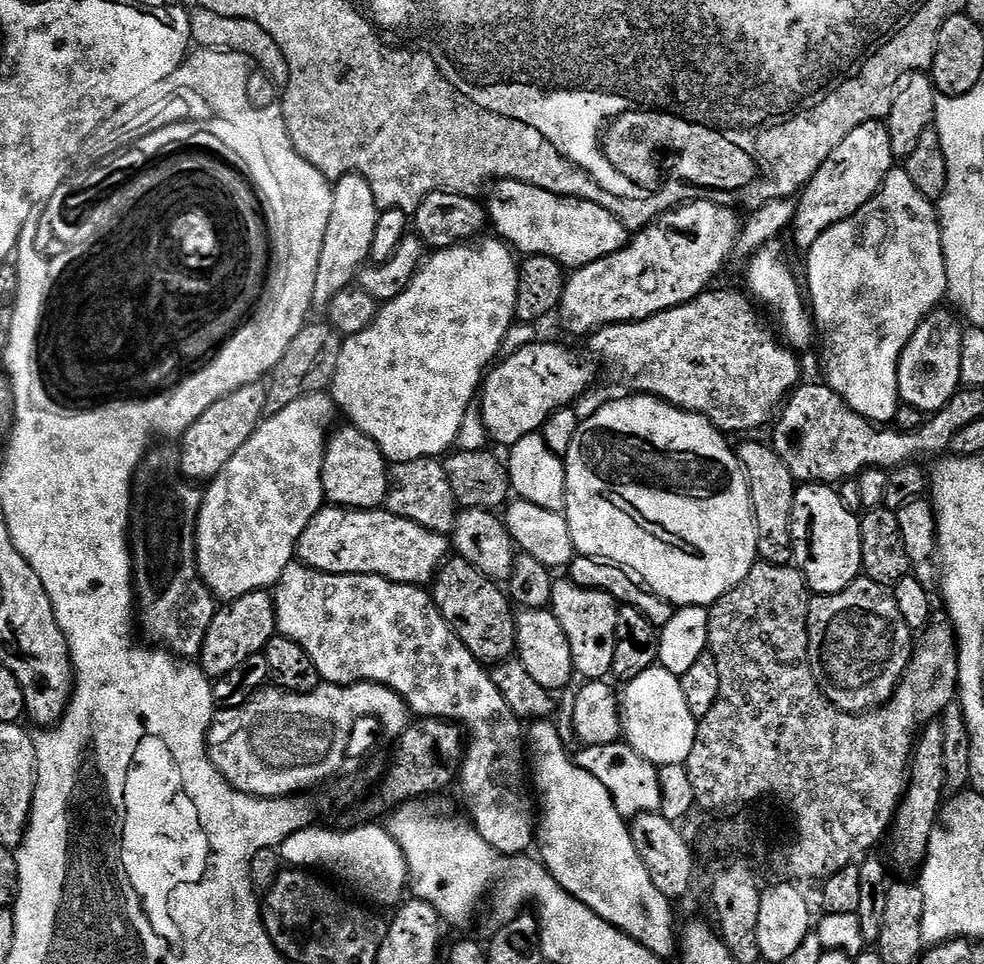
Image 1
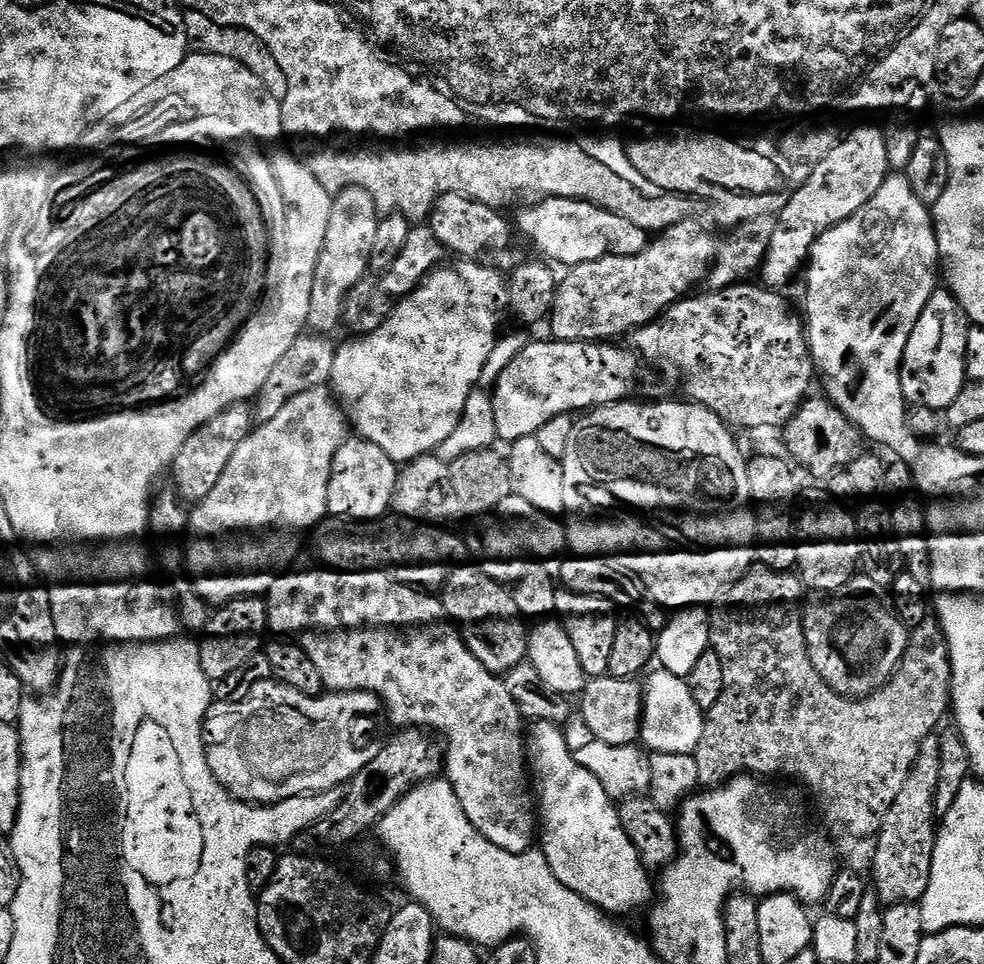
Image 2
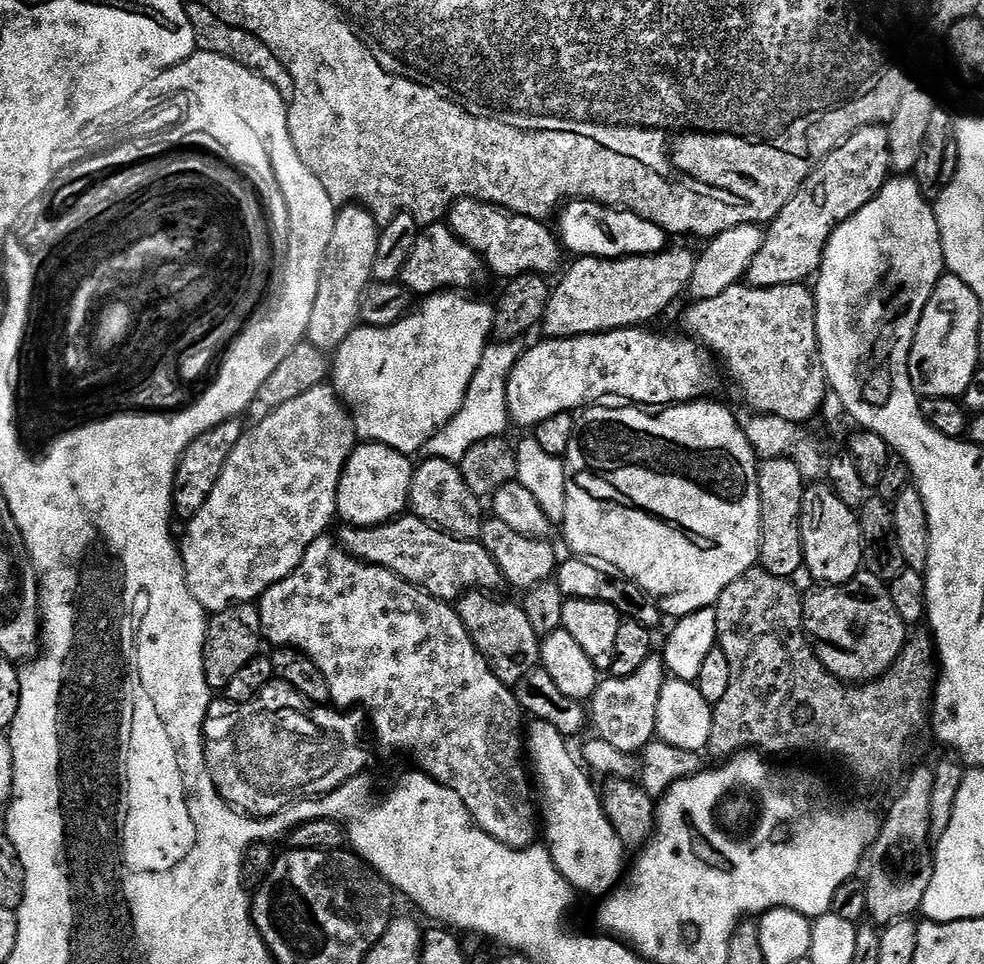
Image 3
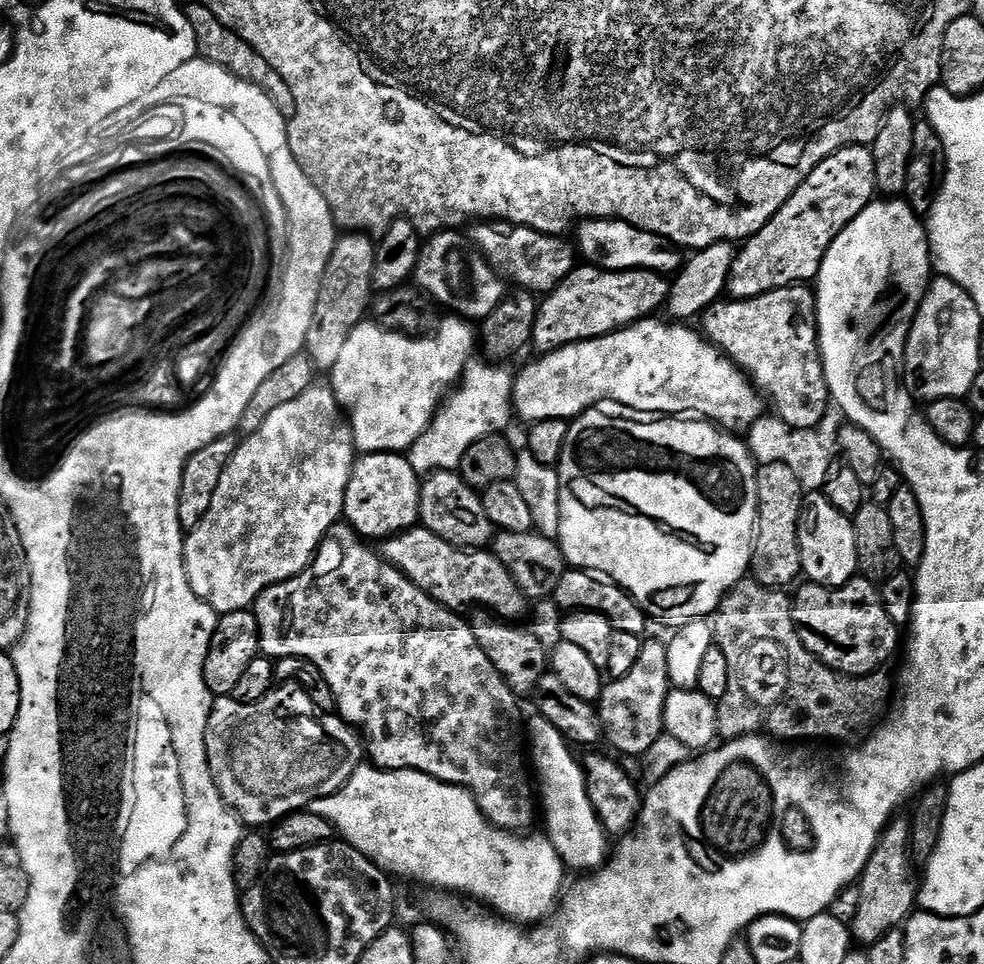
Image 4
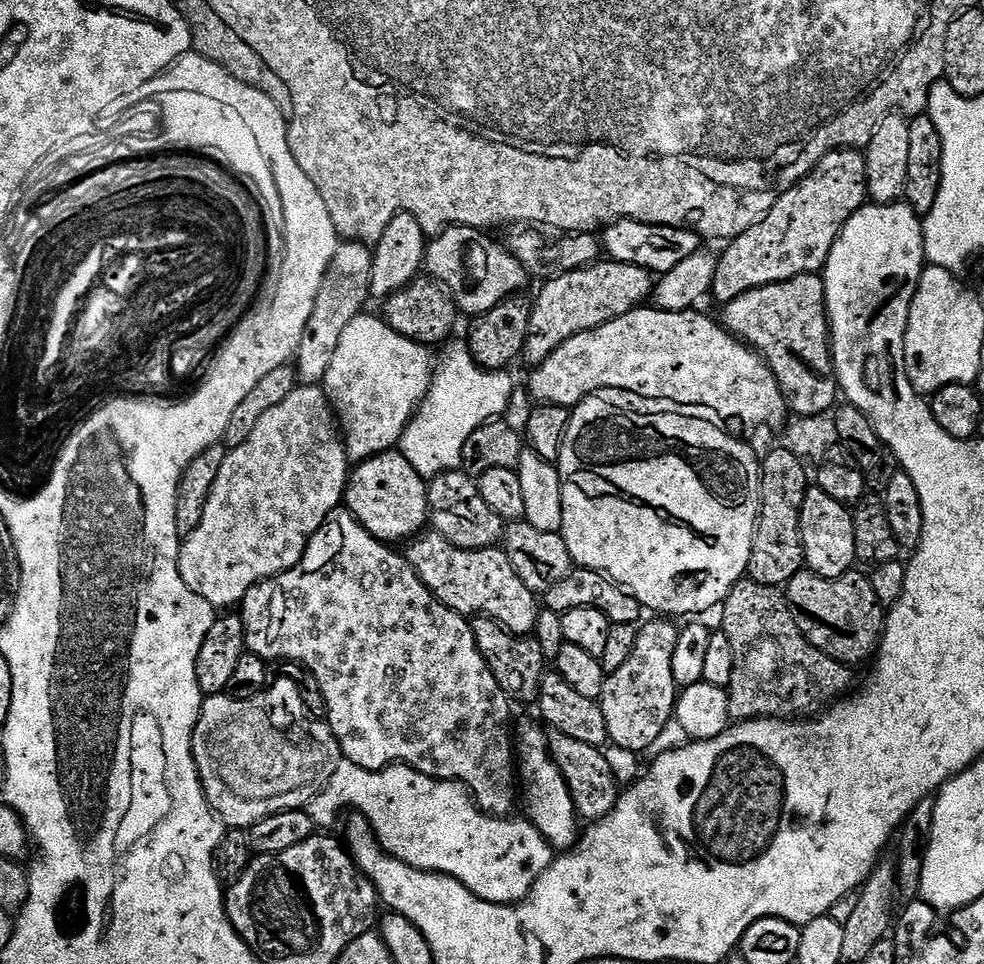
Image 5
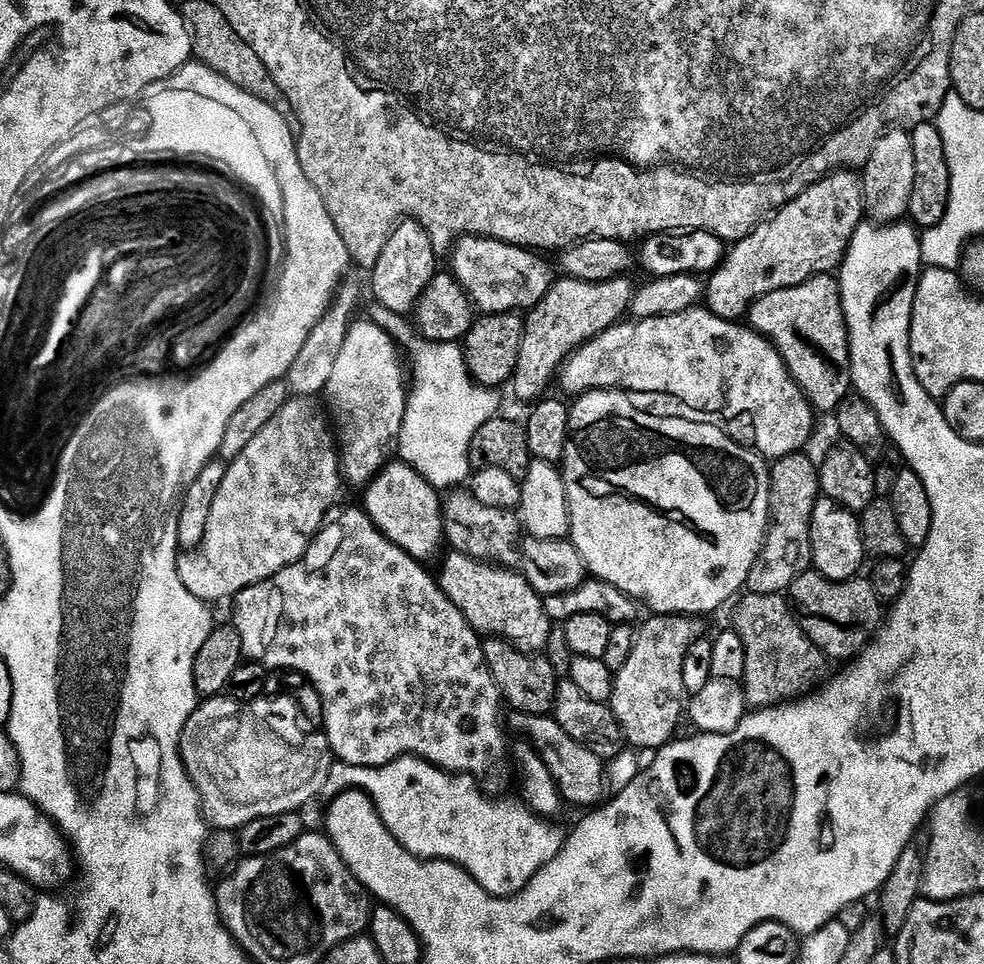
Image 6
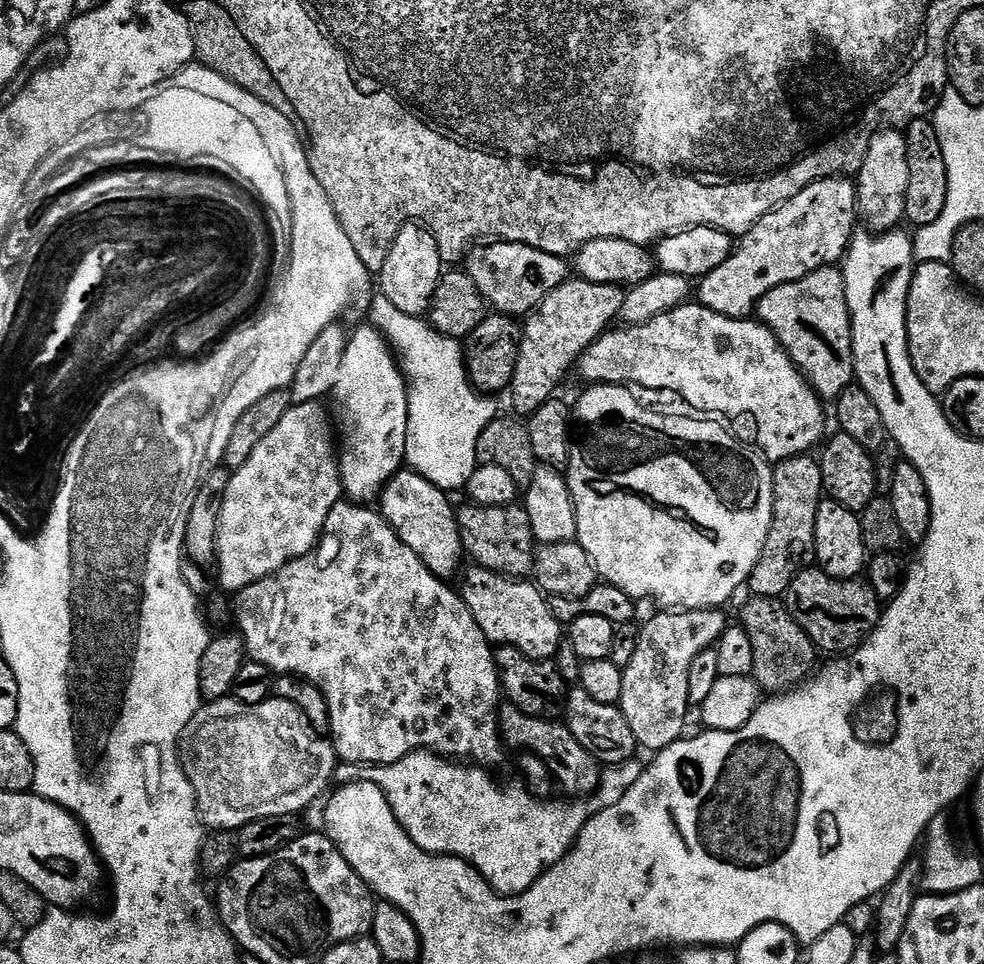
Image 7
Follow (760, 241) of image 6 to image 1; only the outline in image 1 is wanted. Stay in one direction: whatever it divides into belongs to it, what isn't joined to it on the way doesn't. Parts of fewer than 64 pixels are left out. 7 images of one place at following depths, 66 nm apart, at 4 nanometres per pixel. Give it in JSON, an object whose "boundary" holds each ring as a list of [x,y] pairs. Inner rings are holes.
{"boundary":[[[879,120],[862,122],[822,162],[822,166],[814,174],[809,184],[804,185],[796,200],[796,213],[792,218],[790,236],[796,239],[796,244],[801,250],[807,250],[818,242],[818,238],[830,226],[843,220],[849,220],[866,202],[876,197],[884,180],[891,174],[894,167],[894,157],[890,146],[890,134],[887,123]]]}

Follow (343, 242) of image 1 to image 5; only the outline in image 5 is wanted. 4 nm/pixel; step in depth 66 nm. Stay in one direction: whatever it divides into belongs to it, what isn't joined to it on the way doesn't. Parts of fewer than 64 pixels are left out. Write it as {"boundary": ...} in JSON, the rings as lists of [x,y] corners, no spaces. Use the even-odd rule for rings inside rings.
{"boundary":[[[341,243],[308,323],[308,335],[300,343],[298,376],[305,385],[316,386],[323,381],[324,375],[332,369],[334,354],[338,354],[342,334],[346,334],[354,318],[365,311],[364,303],[372,296],[373,257],[373,249],[367,244]]]}

